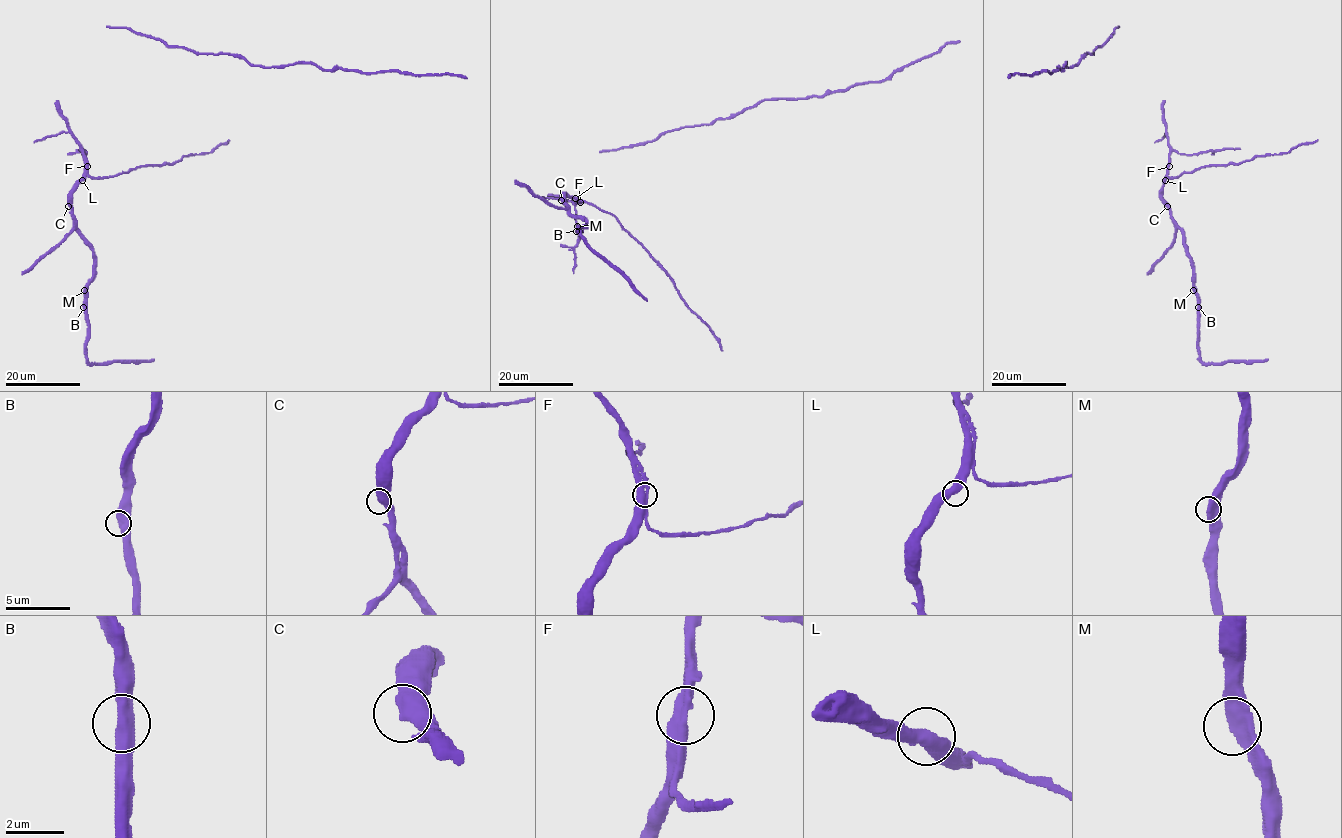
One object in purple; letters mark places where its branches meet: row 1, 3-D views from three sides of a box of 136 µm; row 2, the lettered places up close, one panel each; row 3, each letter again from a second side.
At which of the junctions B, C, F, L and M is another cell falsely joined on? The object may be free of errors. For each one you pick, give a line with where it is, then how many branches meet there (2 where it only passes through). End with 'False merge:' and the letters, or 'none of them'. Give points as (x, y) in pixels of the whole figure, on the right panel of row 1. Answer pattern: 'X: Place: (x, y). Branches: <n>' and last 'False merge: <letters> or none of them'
False merge: none of them

